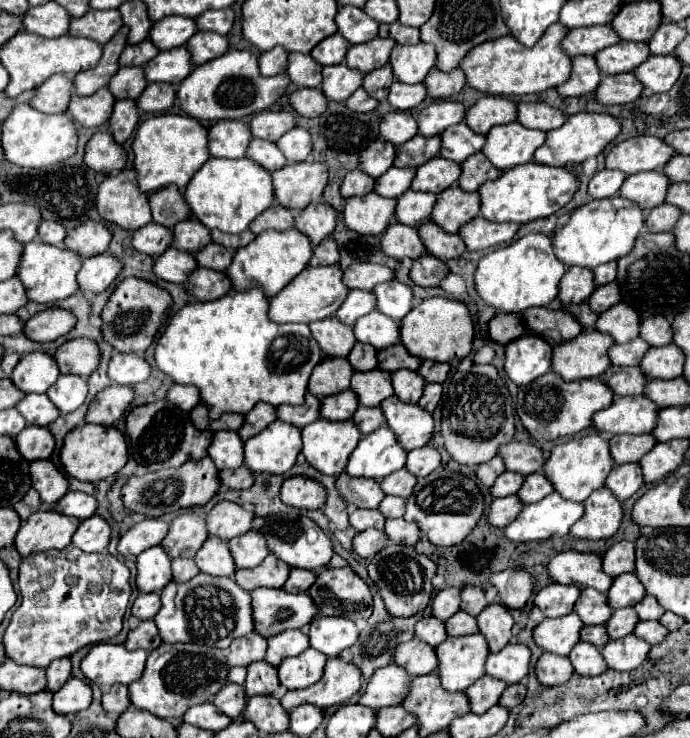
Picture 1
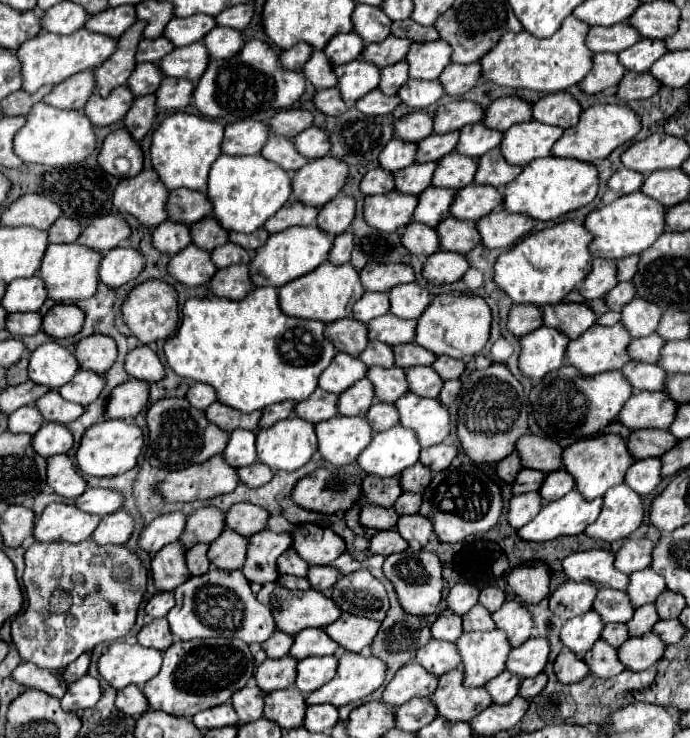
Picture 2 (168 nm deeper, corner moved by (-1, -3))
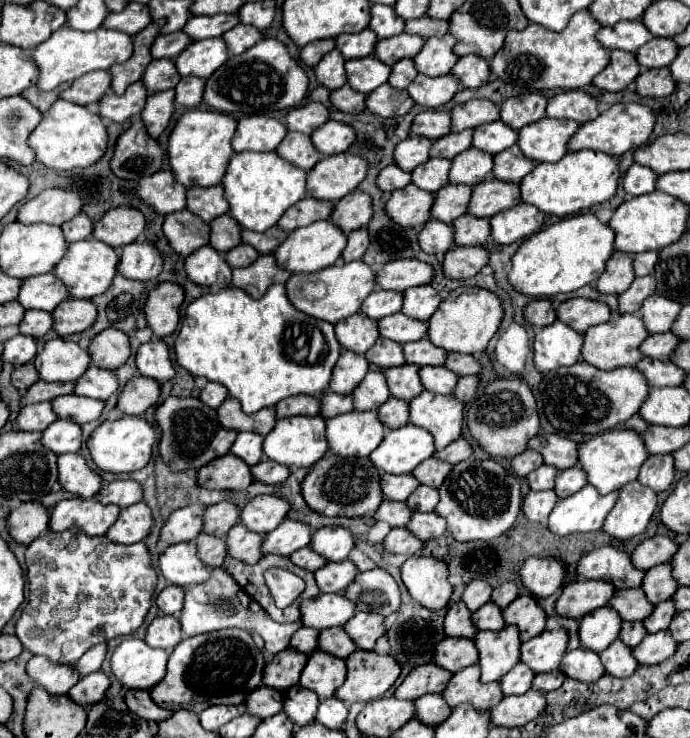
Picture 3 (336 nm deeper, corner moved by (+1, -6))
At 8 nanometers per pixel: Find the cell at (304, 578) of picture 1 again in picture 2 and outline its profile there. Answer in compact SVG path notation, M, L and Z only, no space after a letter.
M331 565L311 567L311 569L309 569L309 575L307 575L311 587L313 587L315 591L323 591L323 593L329 591L329 589L337 583L339 577L341 577L341 573L339 573L335 567L331 567Z

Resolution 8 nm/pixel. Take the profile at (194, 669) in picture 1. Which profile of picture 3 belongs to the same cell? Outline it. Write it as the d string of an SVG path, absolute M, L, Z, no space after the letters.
M239 628L219 630L181 640L169 656L167 676L151 688L151 698L161 708L187 708L195 714L211 704L241 704L241 696L261 686L265 658L253 638Z

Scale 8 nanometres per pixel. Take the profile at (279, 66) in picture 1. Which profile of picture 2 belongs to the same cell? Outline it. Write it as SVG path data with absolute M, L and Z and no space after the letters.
M301 41L301 43L297 43L295 47L283 51L279 59L281 59L281 65L283 65L283 67L293 69L293 71L301 71L303 65L307 63L307 59L311 57L311 53L313 53L313 47L311 47L309 43L303 43L303 41Z

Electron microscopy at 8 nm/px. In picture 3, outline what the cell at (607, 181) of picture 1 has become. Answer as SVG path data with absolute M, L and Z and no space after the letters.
M633 164L625 172L621 184L623 184L623 188L625 188L627 194L641 196L641 194L647 194L647 192L655 190L655 180L657 180L657 174L653 170L649 170L647 166Z

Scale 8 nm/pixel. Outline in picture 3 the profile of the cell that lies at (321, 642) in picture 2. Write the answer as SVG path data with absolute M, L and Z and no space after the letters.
M329 628L329 630L319 632L317 650L329 652L329 654L333 654L337 658L347 658L351 652L357 650L357 646L349 638L349 634L345 634L343 628Z

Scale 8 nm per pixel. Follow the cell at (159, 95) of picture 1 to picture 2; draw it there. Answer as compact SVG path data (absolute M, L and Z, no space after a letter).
M165 77L157 95L157 107L165 109L165 111L179 111L183 107L187 107L191 103L191 95L193 95L193 83L189 79L173 79L173 77Z

